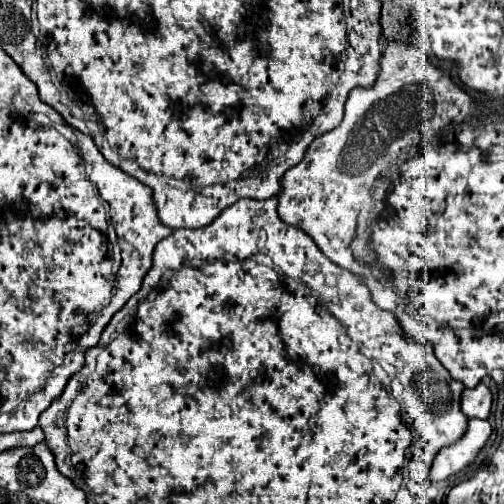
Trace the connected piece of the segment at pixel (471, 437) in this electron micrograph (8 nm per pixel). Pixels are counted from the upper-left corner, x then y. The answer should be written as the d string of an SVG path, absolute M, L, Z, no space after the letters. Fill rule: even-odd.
M469 418L467 432L457 442L441 448L441 452L435 456L435 460L431 464L431 480L439 482L451 474L463 470L483 448L489 434L491 434L491 426L487 420Z

